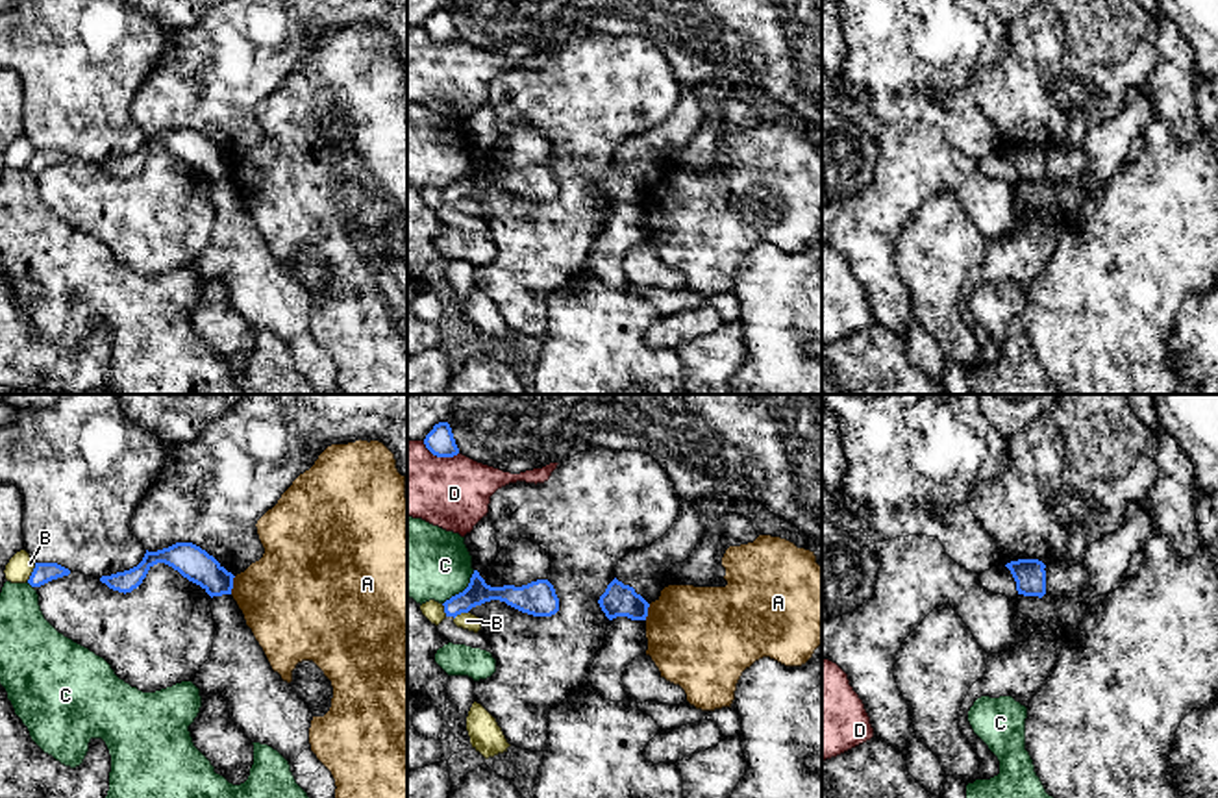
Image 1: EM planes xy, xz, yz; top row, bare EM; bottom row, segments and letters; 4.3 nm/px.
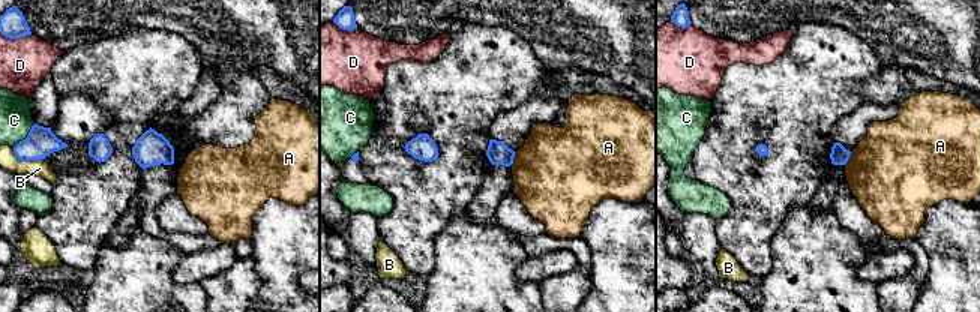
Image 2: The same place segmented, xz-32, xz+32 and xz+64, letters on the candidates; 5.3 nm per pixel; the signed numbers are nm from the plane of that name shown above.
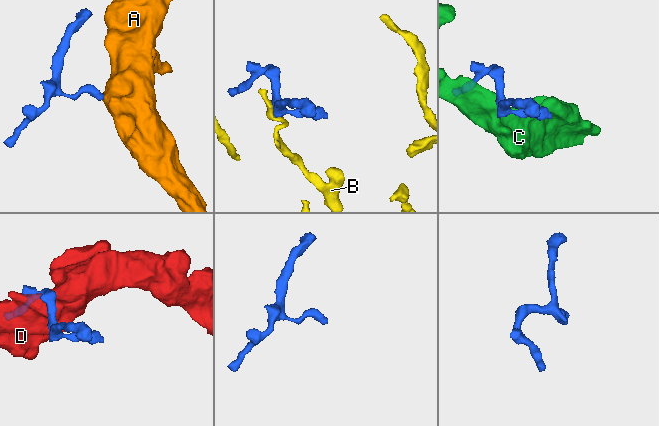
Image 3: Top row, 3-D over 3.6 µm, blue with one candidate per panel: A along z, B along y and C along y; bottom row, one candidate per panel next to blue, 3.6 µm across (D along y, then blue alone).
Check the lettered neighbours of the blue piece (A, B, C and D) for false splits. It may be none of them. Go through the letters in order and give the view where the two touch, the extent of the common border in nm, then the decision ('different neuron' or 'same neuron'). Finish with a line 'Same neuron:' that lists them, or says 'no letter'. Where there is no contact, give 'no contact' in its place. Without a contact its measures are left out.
A: xy | 80 nm | different neuron
B: xy | 90 nm | different neuron
C: xz | 200 nm | different neuron
D: xz | 170 nm | different neuron
Same neuron: no letter

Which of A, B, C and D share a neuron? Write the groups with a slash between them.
A / B / C / D

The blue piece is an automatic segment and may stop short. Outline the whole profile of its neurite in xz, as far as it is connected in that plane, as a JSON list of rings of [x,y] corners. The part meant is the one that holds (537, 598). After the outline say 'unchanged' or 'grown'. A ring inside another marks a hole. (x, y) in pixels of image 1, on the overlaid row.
[[[474,570],[468,587],[442,605],[446,617],[455,618],[457,615],[468,613],[472,607],[491,600],[505,602],[507,605],[533,617],[552,617],[559,611],[559,598],[548,580],[537,580],[522,587],[491,587],[478,570]]]; unchanged

